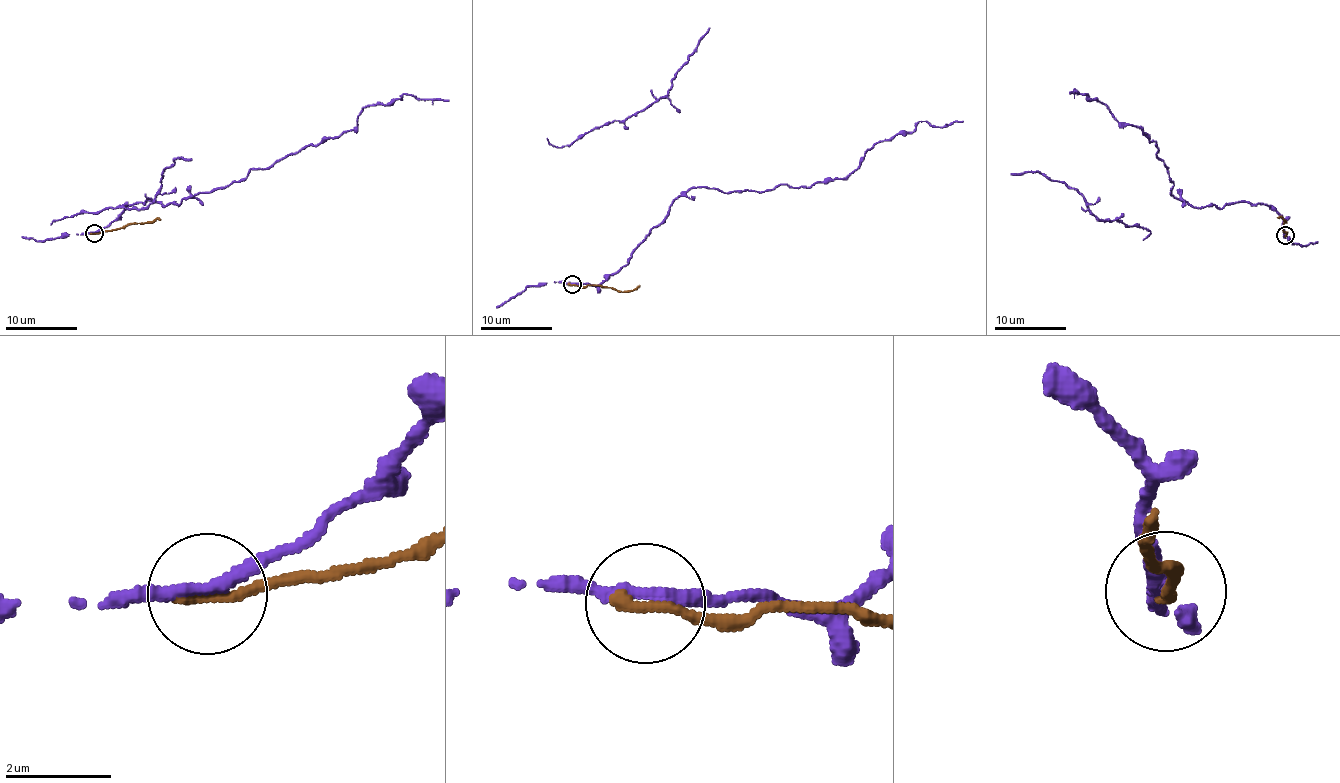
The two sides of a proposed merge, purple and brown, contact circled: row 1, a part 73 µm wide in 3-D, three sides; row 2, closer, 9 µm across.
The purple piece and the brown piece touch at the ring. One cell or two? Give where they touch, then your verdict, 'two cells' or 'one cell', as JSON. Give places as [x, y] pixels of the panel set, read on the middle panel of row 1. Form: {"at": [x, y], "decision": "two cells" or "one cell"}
{"at": [572, 284], "decision": "two cells"}

